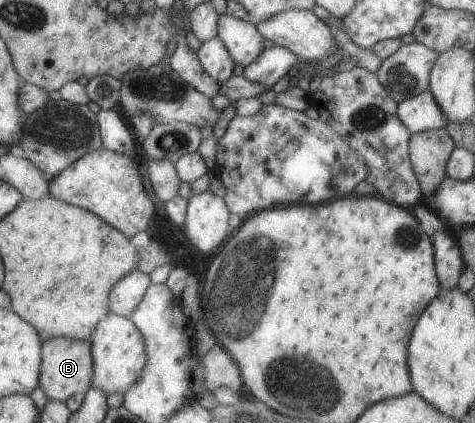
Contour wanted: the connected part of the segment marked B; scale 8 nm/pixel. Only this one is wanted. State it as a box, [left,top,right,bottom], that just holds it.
[38,337,93,402]

